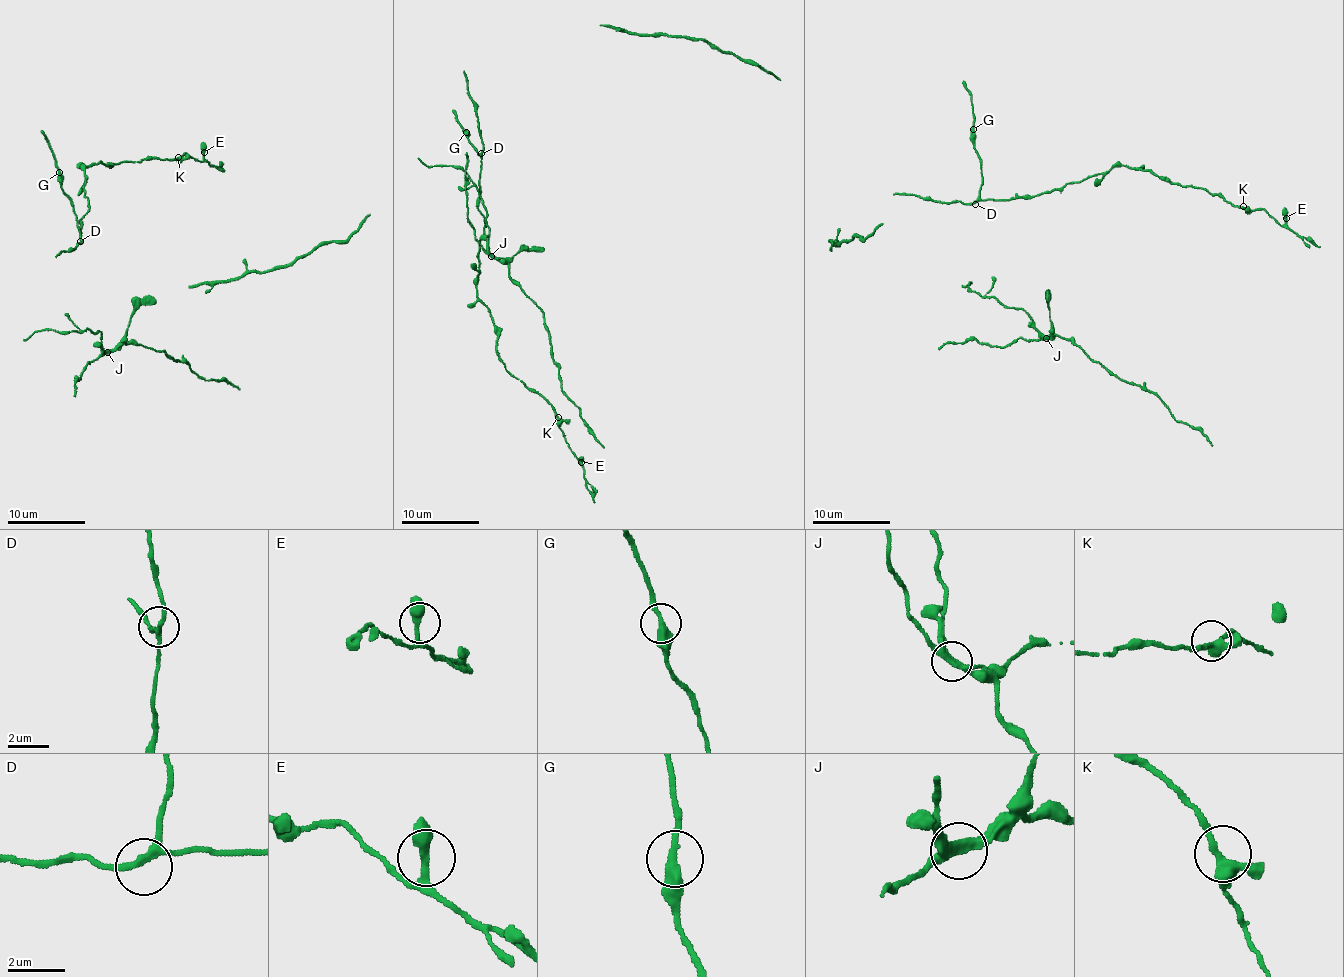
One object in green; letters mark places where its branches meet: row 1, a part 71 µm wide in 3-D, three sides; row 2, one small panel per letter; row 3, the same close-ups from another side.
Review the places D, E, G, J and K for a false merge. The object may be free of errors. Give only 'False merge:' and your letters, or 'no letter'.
False merge: no letter

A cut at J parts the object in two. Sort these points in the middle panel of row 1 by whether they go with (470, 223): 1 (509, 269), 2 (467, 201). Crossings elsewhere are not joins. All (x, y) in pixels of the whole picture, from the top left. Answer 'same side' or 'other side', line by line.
1: other side
2: same side

